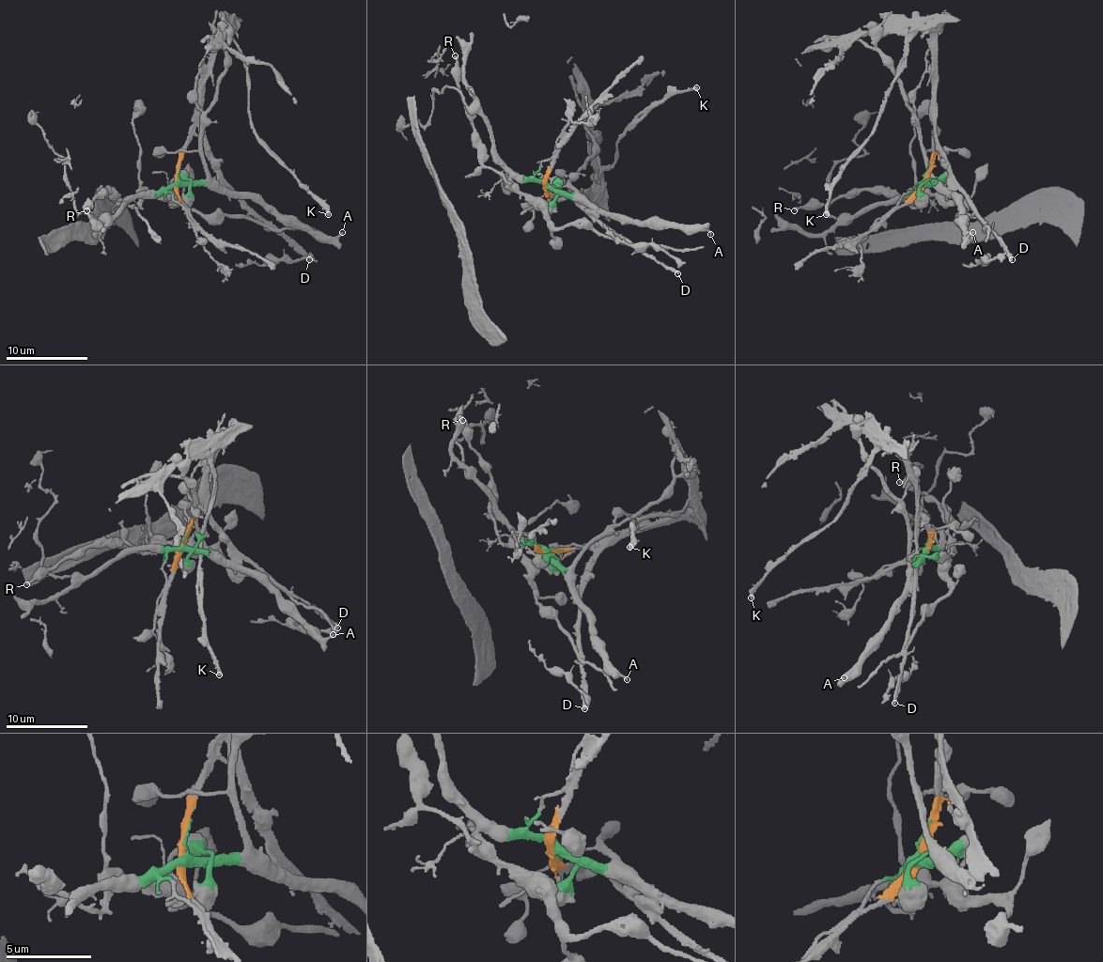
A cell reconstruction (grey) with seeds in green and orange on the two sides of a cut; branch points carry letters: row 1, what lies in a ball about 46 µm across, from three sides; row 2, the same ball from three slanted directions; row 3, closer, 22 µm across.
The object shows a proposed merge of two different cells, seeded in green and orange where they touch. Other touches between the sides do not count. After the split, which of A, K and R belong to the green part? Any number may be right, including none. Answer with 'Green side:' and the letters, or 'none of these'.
Green side: A, R

